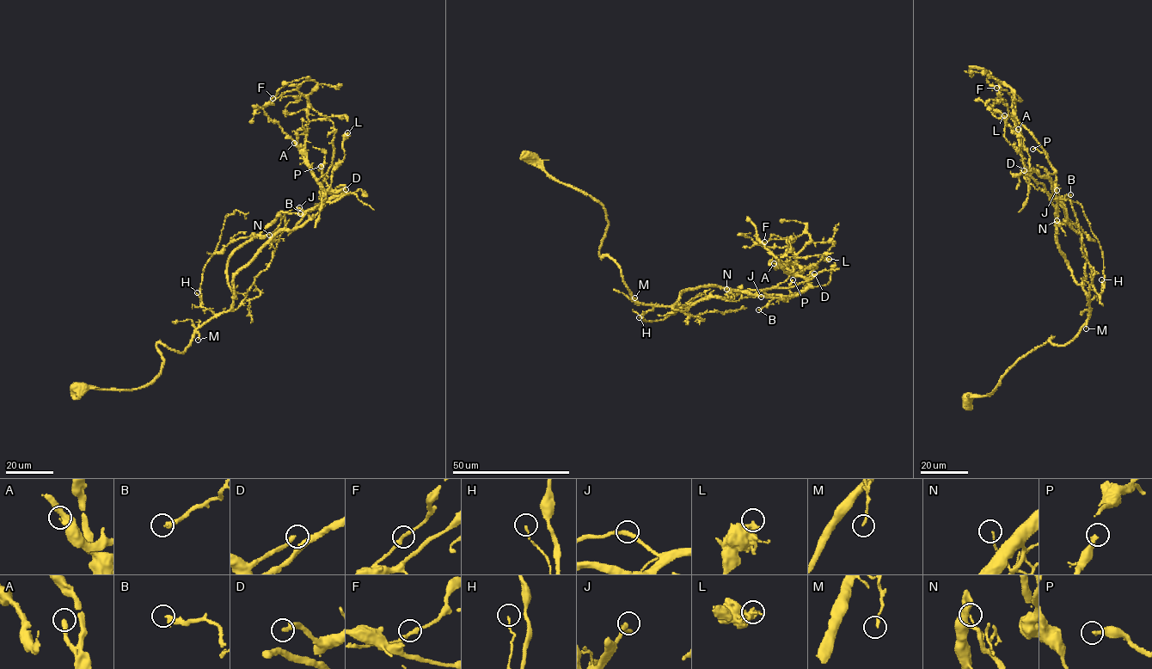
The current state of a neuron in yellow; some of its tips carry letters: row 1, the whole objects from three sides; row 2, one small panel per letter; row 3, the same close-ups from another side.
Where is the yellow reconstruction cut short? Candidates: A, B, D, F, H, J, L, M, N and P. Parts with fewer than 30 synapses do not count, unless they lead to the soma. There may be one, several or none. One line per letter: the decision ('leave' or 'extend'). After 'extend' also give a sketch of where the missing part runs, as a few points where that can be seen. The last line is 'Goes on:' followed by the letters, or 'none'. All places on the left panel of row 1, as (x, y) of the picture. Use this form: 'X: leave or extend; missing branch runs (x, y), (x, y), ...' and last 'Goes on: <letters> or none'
A: extend; missing branch runs (294, 143), (282, 135), (257, 131), (248, 120)
B: leave
D: extend; missing branch runs (346, 189), (349, 184), (346, 180), (332, 183)
F: leave
H: leave
J: leave
L: leave
M: leave
N: leave
P: leave
Goes on: A, D

